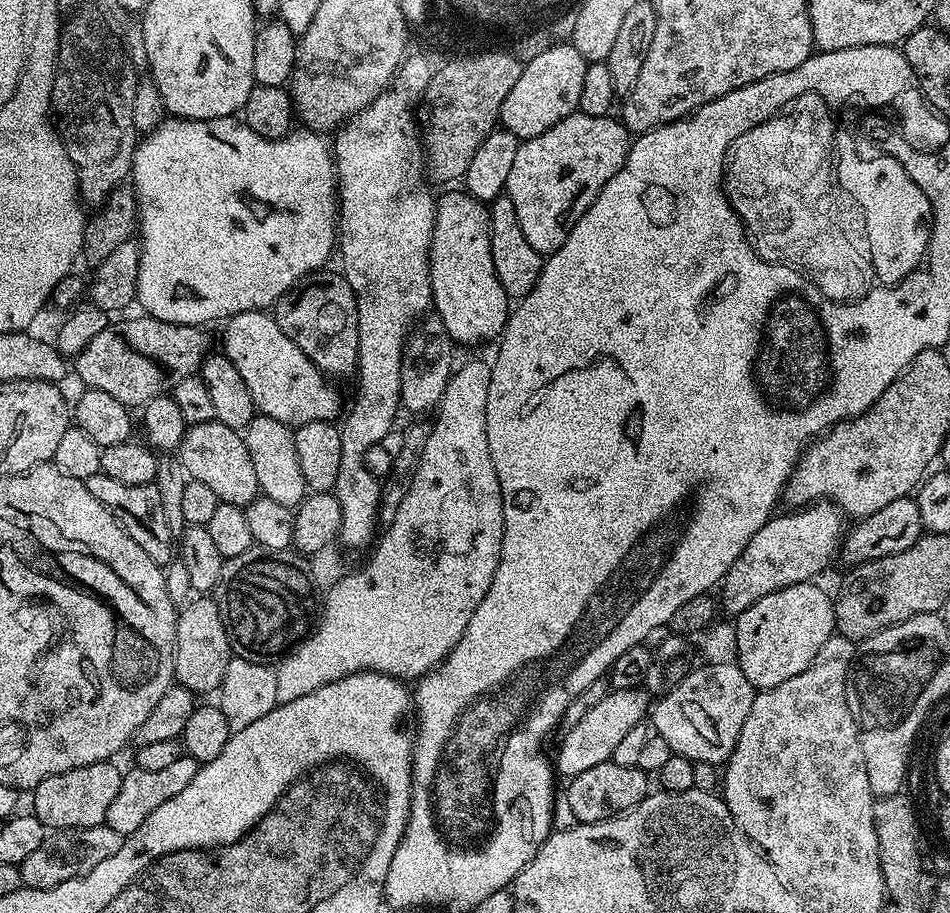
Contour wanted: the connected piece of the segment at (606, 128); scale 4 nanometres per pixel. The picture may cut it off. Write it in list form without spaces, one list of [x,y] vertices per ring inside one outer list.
[[[577,110],[572,115],[562,118],[562,122],[550,126],[550,130],[523,141],[518,154],[514,154],[506,195],[510,202],[514,202],[518,226],[522,226],[522,234],[526,234],[526,242],[530,242],[534,250],[542,254],[558,251],[566,242],[570,230],[574,230],[578,218],[582,218],[582,214],[586,214],[594,198],[598,198],[602,186],[606,186],[606,182],[620,172],[624,159],[628,157],[630,133],[619,119],[612,119],[611,115],[591,116]]]

